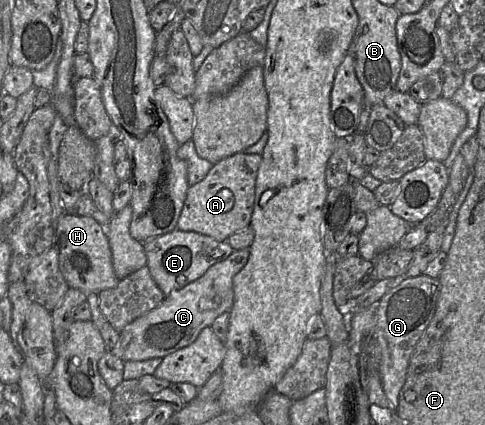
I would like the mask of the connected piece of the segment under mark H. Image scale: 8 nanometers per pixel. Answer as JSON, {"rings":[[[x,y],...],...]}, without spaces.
{"rings":[[[66,212],[55,223],[55,244],[59,250],[59,268],[69,287],[84,294],[98,294],[102,290],[114,288],[120,279],[112,261],[112,252],[105,227],[94,218]]]}

